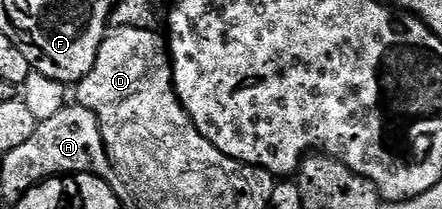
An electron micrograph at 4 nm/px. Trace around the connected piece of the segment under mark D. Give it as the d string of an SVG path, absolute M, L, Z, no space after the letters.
M115 27L98 48L94 68L74 86L75 101L98 116L112 167L129 186L140 184L140 168L166 166L168 162L229 162L232 159L218 152L184 111L174 88L172 60L165 39L158 35L156 30Z

